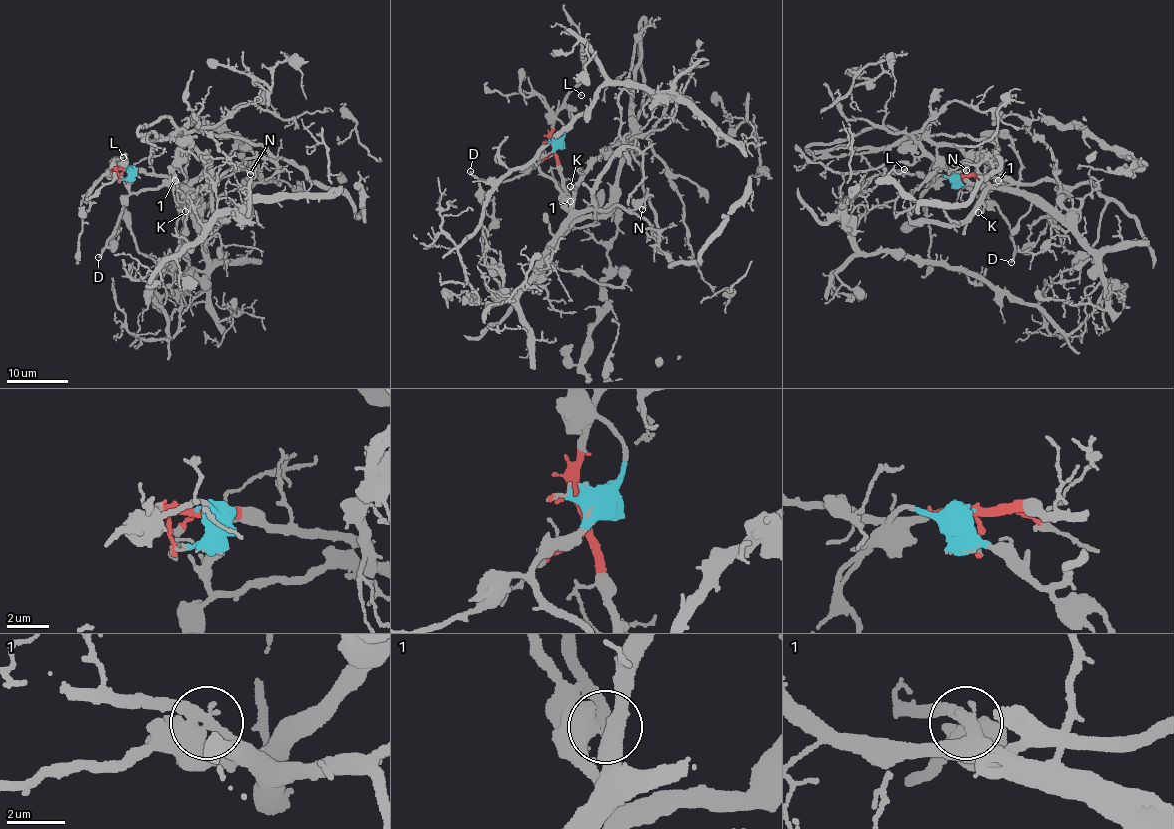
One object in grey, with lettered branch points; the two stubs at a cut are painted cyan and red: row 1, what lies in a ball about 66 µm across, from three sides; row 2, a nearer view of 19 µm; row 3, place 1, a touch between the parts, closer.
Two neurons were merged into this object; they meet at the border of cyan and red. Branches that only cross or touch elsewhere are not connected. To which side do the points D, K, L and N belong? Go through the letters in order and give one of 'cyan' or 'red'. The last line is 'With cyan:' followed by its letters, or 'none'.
D: cyan
K: red
L: red
N: red
With cyan: D

